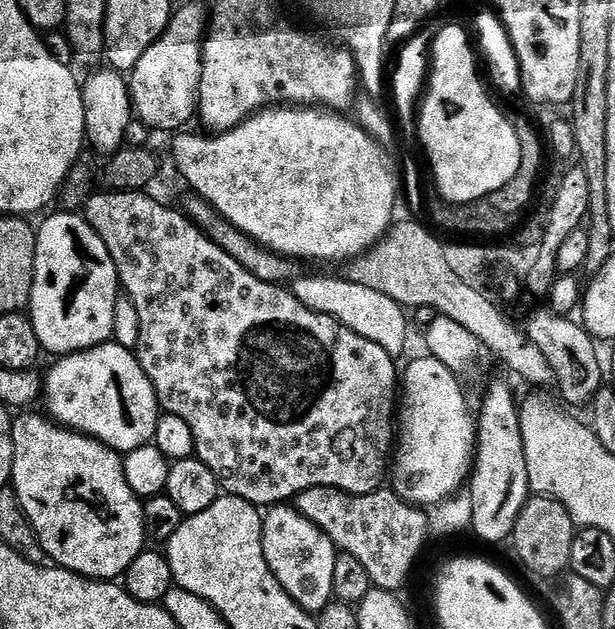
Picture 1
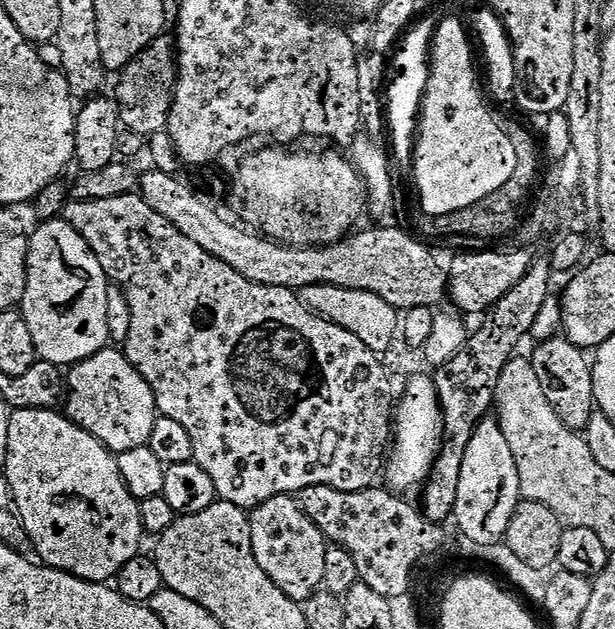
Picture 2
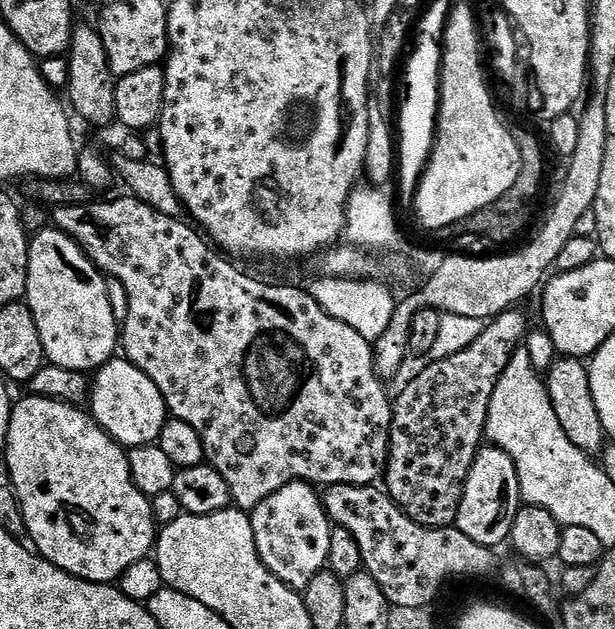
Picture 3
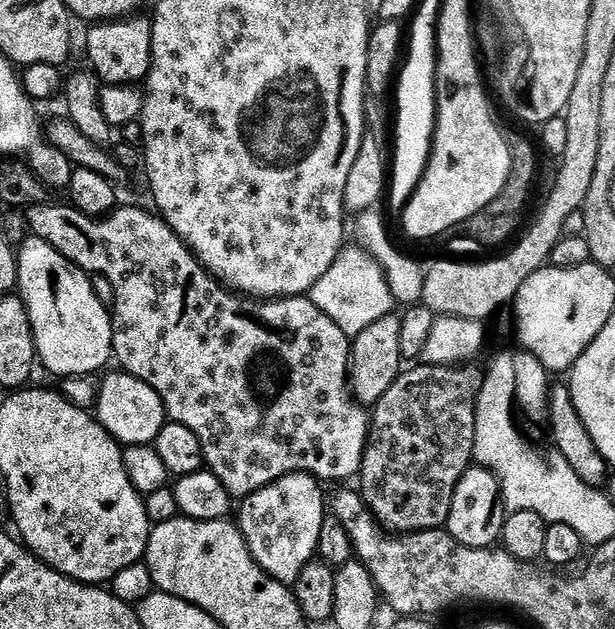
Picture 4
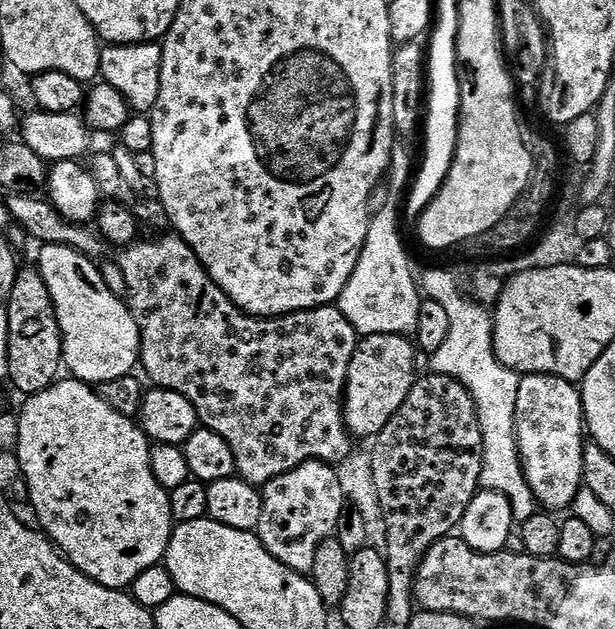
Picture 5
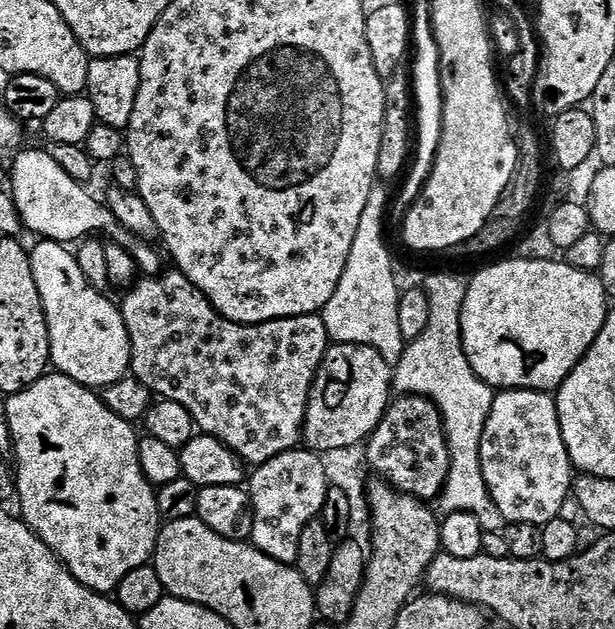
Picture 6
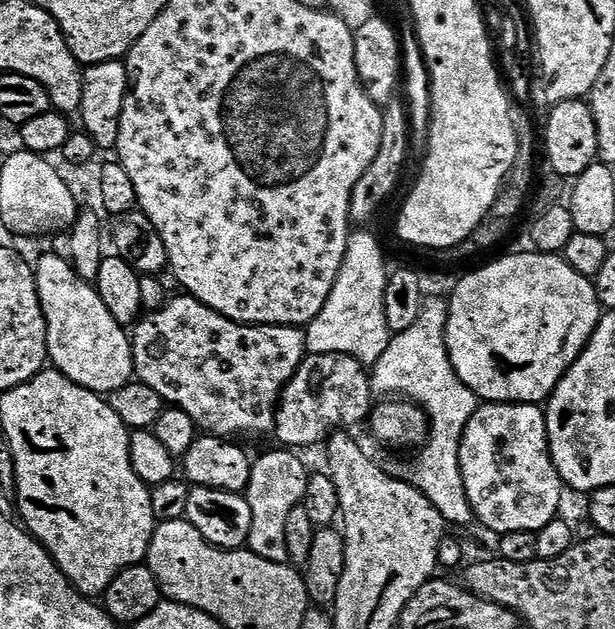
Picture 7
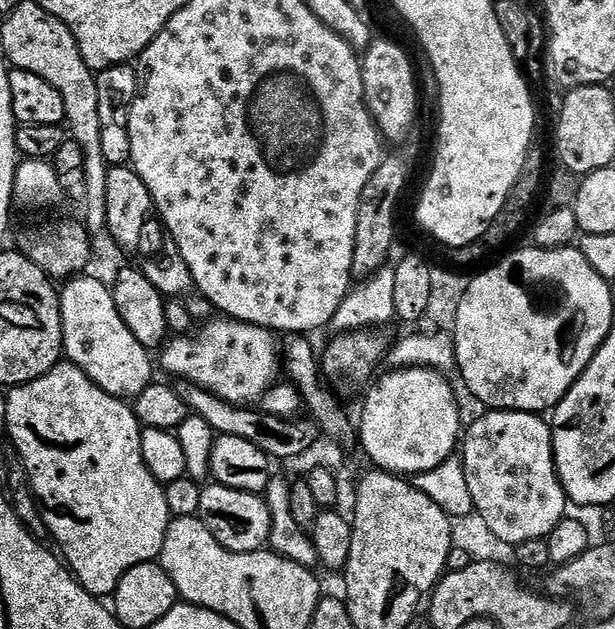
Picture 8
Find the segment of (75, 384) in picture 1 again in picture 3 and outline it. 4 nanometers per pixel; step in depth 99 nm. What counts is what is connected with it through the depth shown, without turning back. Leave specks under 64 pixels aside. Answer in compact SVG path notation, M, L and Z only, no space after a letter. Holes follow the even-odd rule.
M113 358L95 373L90 384L90 415L117 444L129 449L159 441L166 423L164 399L154 382L127 358Z

